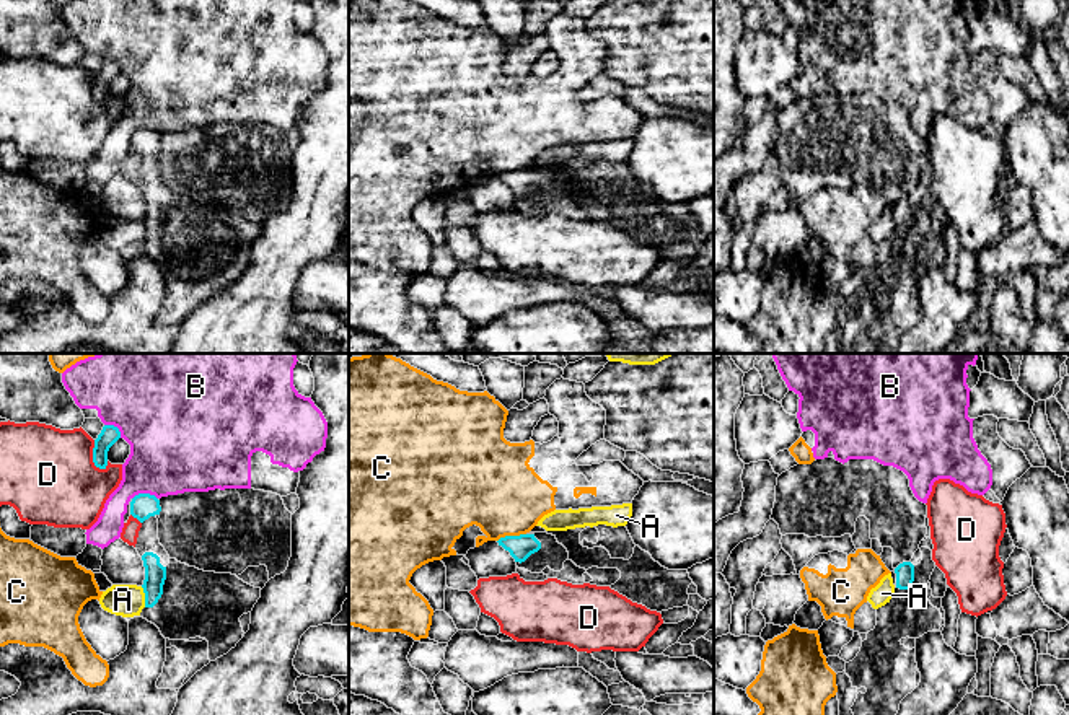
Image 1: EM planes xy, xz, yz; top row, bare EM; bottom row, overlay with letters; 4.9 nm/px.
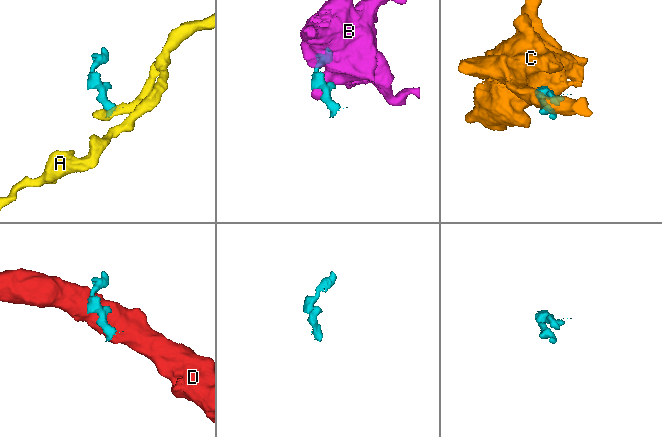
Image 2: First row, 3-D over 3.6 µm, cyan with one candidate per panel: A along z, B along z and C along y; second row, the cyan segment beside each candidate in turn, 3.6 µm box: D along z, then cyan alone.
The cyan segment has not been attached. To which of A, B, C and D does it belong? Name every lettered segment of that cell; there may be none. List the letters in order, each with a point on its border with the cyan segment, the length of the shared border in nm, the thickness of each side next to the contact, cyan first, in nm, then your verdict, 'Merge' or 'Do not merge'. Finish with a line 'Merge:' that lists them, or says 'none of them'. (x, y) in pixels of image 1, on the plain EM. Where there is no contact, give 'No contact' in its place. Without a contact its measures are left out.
A: Touches cyan at xy (145, 232). Shared border 110 nm. Thickness 110 nm (cyan) against 160 nm. Do not merge
B: Touches cyan at xy (144, 129). Shared border 130 nm. Thickness 130 nm (cyan) against 420 nm. Do not merge
C: Touches cyan at xz (510, 171). Shared border 150 nm. Thickness 120 nm (cyan) against 400 nm. Do not merge
D: Touches cyan at xy (93, 93). Shared border 160 nm. Thickness 90 nm (cyan) against 460 nm. Do not merge
Merge: none of them

